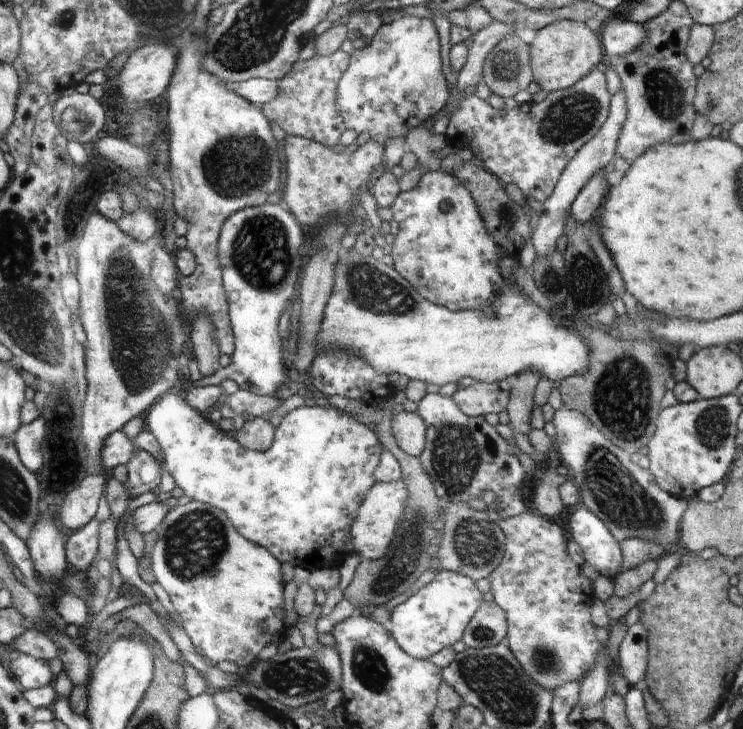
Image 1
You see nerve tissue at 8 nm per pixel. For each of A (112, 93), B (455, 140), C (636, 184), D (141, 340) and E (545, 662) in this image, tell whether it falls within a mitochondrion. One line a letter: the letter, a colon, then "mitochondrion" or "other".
A: other
B: other
C: other
D: mitochondrion
E: mitochondrion

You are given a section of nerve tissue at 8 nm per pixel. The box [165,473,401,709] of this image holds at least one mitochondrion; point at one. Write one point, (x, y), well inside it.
(306, 677)

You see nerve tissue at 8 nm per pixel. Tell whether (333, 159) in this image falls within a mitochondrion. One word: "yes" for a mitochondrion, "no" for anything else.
no

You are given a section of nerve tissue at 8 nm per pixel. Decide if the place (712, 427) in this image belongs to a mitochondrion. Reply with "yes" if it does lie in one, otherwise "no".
yes

